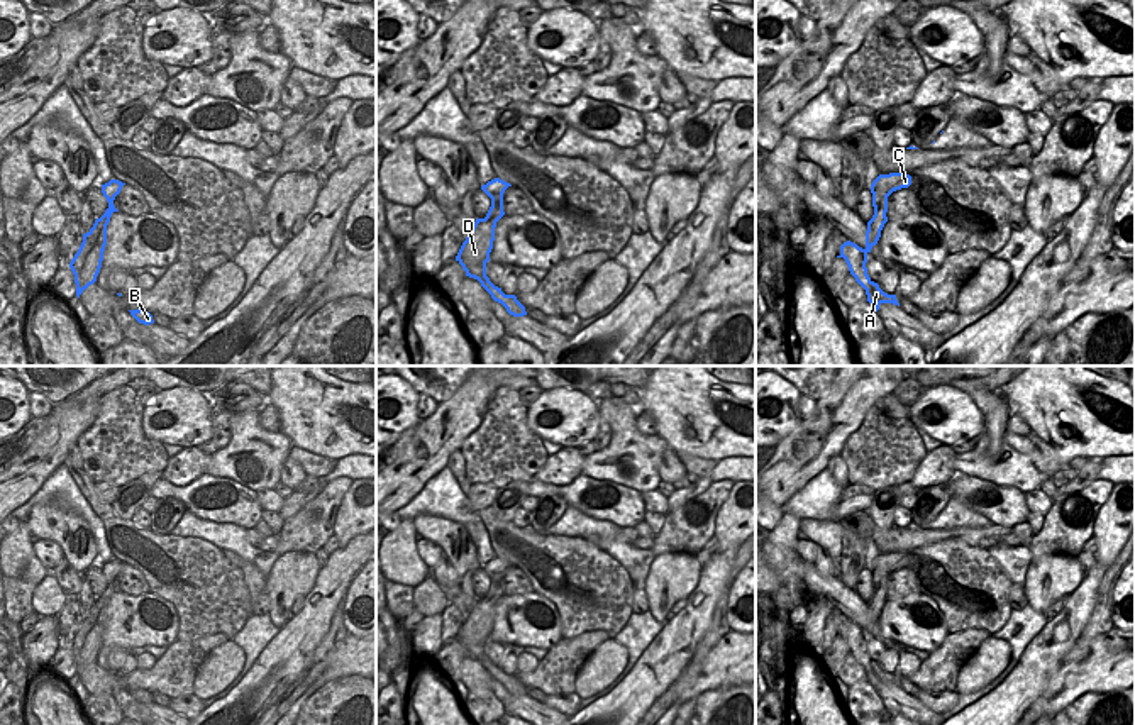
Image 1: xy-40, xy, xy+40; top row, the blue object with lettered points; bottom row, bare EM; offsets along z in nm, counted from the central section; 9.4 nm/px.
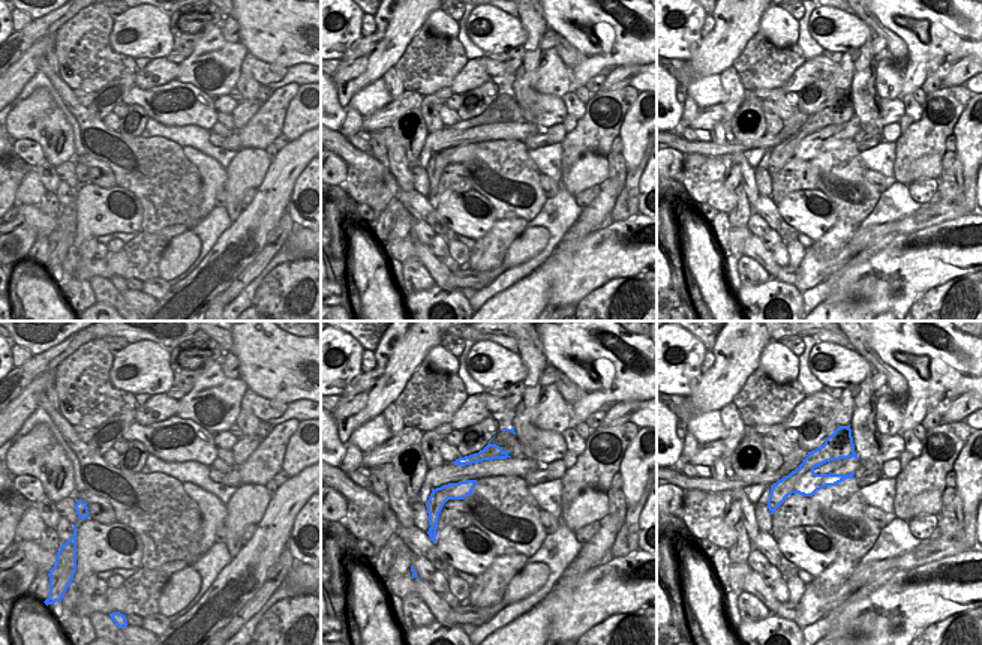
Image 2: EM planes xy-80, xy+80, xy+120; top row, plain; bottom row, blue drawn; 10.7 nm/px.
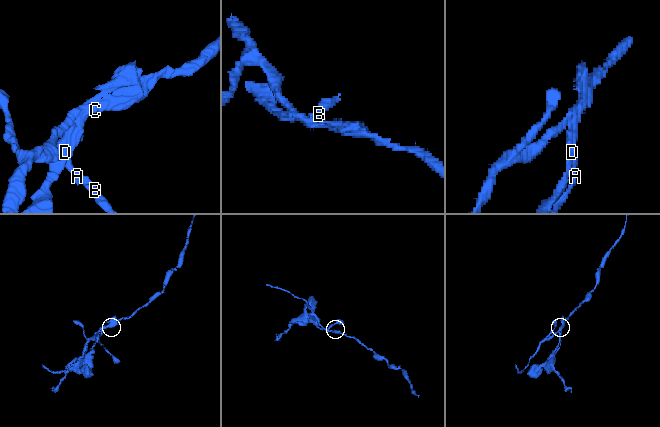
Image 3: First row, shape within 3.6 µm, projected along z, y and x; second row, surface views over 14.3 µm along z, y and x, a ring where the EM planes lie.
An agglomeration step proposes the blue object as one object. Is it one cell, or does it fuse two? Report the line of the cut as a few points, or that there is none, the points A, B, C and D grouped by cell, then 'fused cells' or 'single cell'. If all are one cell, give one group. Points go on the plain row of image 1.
cut in xy+40 along (873, 580), (886, 590); A B D / C; fused cells

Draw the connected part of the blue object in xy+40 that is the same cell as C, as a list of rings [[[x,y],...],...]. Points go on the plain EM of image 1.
[[[889,552],[889,554],[879,554],[872,564],[872,581],[876,586],[883,584],[888,591],[888,576],[901,567],[908,567],[911,564],[911,556],[905,552]]]

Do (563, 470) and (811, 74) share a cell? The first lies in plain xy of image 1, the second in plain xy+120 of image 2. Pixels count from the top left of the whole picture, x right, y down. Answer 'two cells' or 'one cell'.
one cell

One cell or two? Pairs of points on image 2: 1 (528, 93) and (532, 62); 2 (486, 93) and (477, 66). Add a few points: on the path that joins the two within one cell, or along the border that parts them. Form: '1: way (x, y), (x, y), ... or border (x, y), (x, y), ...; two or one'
1: way (528, 86), (529, 69); one
2: border (490, 77), (461, 95); two

